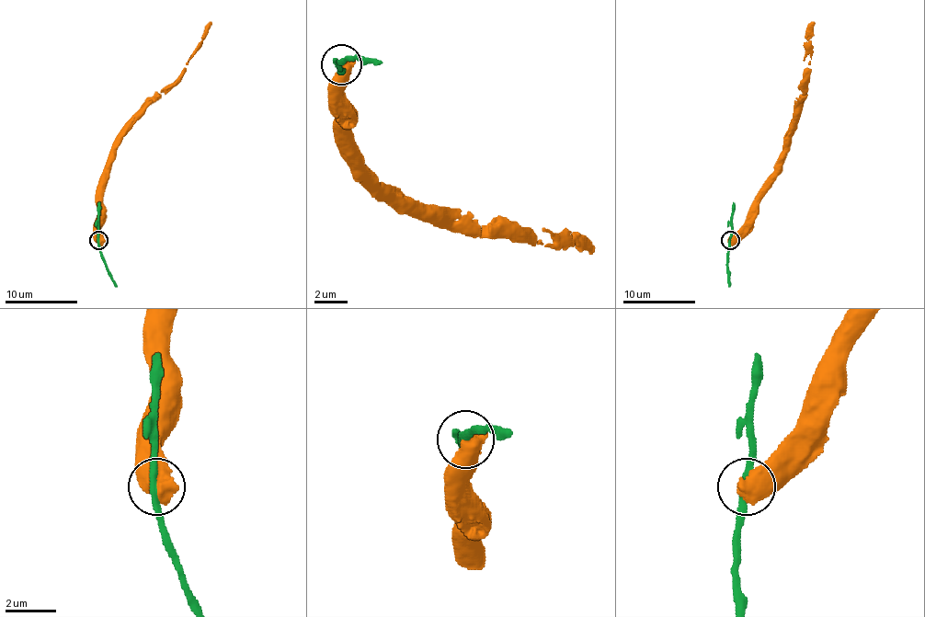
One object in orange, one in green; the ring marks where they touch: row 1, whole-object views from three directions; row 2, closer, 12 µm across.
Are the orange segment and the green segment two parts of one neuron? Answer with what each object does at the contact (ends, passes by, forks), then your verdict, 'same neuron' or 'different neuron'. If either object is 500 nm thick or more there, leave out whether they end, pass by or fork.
different neuron

